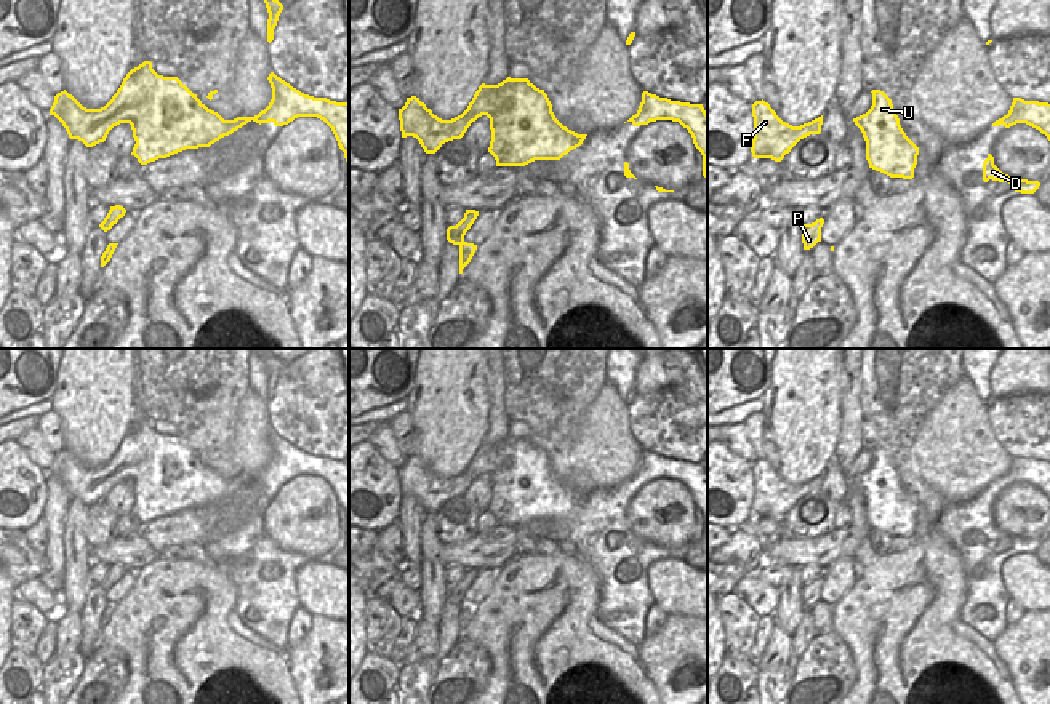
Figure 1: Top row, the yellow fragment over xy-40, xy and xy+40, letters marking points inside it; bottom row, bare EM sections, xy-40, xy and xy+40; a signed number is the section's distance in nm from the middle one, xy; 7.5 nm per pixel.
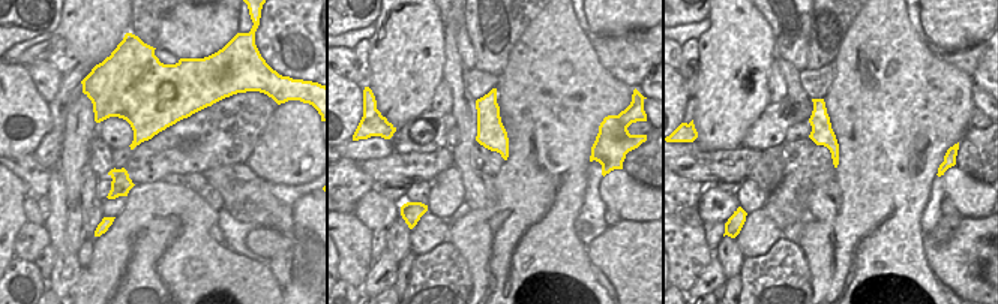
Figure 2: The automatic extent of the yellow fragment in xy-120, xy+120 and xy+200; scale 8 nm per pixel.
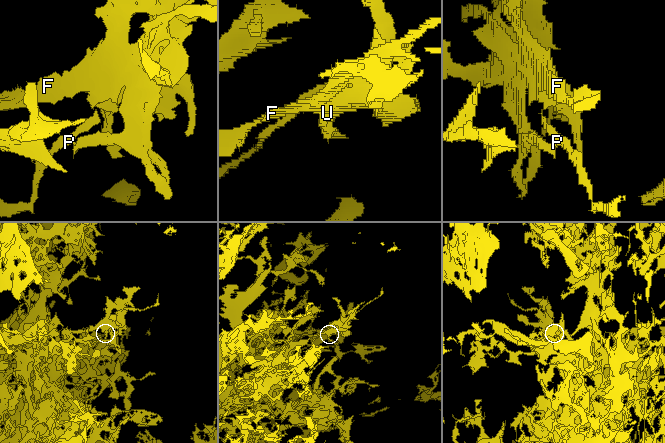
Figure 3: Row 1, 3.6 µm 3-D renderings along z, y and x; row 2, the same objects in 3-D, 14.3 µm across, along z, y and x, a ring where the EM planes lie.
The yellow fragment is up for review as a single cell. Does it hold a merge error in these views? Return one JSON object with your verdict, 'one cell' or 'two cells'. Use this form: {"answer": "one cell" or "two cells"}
{"answer": "two cells"}

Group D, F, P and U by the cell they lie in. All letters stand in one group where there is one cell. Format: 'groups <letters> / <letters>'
groups D F U / P

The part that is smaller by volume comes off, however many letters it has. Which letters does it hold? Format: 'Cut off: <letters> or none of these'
Cut off: P

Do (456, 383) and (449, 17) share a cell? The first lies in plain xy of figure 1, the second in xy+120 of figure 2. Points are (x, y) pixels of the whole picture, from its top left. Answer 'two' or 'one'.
two

